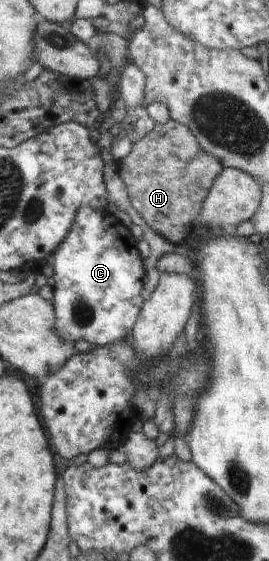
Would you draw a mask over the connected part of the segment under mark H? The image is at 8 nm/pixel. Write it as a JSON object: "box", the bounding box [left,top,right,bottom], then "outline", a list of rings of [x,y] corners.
{"box":[115,119,223,245],"outline":[[[171,119],[164,124],[156,123],[142,139],[133,142],[130,153],[115,166],[141,219],[175,245],[187,239],[211,185],[223,169],[220,161],[199,145],[186,125]]]}

